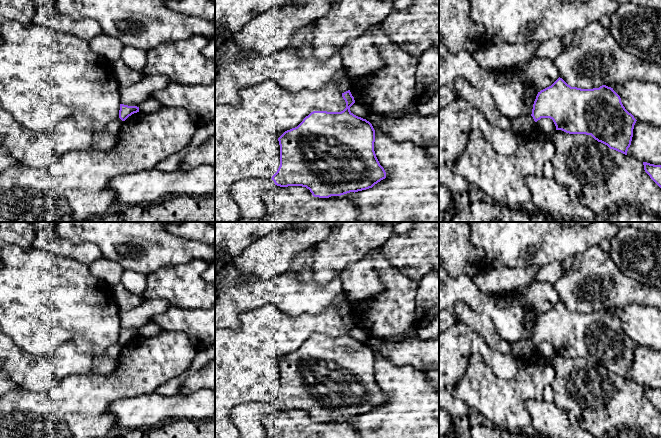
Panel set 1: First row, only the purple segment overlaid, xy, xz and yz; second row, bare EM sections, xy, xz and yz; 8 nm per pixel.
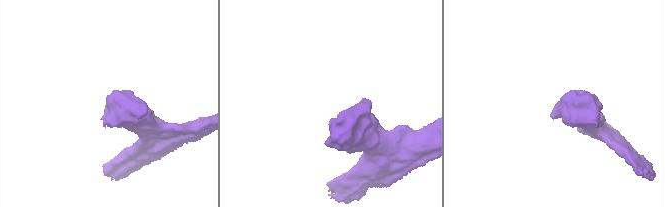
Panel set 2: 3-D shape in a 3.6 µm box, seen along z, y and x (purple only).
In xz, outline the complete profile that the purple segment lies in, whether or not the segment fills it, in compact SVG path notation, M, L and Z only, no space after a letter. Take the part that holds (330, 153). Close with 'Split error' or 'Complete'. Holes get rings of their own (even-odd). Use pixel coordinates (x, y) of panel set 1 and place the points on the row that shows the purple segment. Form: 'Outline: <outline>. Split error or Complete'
Outline: M350 90L342 93L342 97L346 102L346 108L343 111L313 111L297 127L285 131L278 138L280 166L271 178L275 185L302 186L309 189L314 197L329 198L372 188L386 178L386 172L374 151L375 130L372 124L350 111L350 107L355 103Z. Complete

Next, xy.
Outline: M120 104L119 118L125 121L129 116L139 112L139 107Z. Complete

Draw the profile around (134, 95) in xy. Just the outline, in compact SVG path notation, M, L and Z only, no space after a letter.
M146 76L128 87L119 88L120 103L137 106L152 97L152 93L165 88L171 80L167 76Z

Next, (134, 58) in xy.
M124 46L121 53L121 60L136 71L142 72L147 59L146 51L131 46Z

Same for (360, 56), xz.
M368 29L359 36L351 37L340 49L340 54L342 65L347 69L349 79L372 73L384 66Z

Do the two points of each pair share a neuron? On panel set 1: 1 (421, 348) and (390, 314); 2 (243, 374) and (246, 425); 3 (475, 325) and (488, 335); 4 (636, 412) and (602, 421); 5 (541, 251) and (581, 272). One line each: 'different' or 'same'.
1: different
2: different
3: same
4: same
5: different

